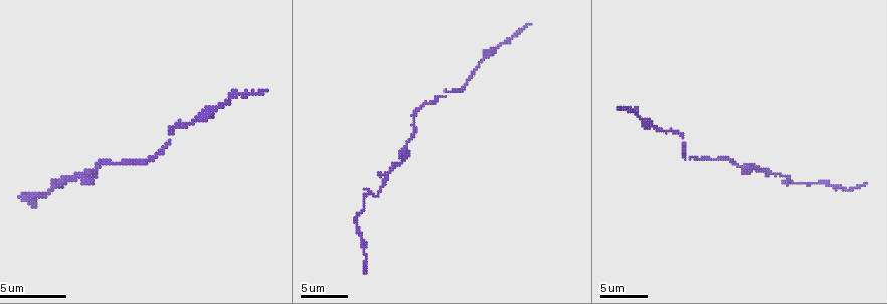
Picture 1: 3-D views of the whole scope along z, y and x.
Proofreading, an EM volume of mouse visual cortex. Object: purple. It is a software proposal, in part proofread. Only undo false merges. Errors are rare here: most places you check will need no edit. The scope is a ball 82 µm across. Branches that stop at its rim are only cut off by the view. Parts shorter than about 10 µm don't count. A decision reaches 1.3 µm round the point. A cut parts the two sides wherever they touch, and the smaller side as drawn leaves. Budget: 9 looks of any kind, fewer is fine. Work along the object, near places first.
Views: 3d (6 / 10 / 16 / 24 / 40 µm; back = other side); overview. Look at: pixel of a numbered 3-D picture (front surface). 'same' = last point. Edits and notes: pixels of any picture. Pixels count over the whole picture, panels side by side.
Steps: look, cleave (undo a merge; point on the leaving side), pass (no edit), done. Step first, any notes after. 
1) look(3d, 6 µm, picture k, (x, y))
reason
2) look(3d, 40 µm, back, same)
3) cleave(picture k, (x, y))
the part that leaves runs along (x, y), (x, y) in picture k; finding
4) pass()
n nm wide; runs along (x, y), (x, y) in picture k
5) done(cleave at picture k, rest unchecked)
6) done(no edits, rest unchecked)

look(3d, 16 µm, picture 1, (480, 64))
thick turns thin

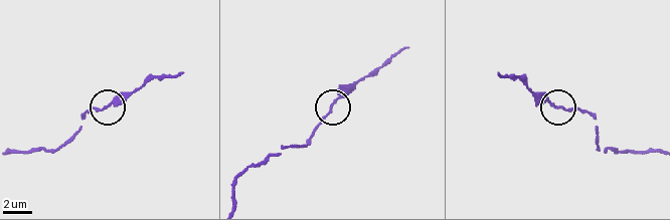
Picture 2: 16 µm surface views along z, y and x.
look(3d, 6 µm, picture 2, (334, 103))

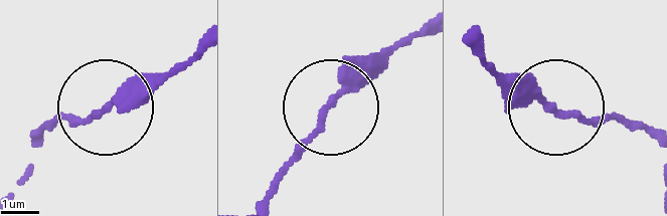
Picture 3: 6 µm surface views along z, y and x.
pass()
runs along (271, 195), (302, 137), (395, 44) in picture 3; all the same neuron

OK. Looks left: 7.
look(3d, 6 µm, picture 1, (446, 91))

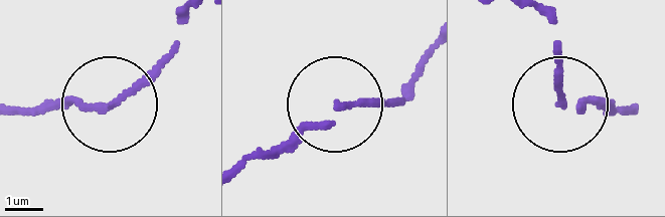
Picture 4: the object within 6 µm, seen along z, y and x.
pass()
runs along (245, 164), (285, 151), (342, 105), (406, 96) in picture 4; one neuron here

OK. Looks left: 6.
look(3d, 10 µm, picture 1, (384, 177))
two arms in line, one across

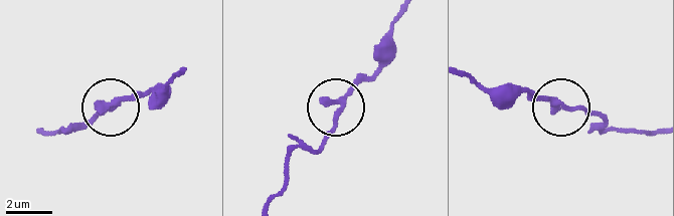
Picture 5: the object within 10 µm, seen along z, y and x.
pass()
220 nm wide; runs along (469, 78), (486, 89), (526, 89), (606, 117) in picture 5; continuous, no second neuron

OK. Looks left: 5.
look(3d, 6 µm, picture 1, (715, 158))

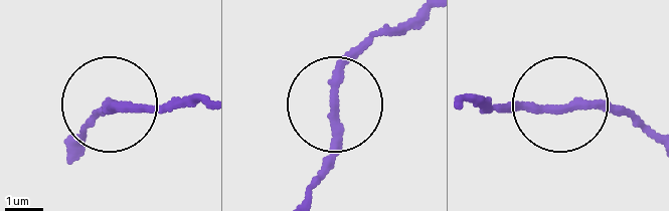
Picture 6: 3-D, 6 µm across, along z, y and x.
pass()
runs along (569, 109), (621, 109), (647, 125) in picture 6; continuous, no second neuron

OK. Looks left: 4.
done(no edits, rest unchecked)

